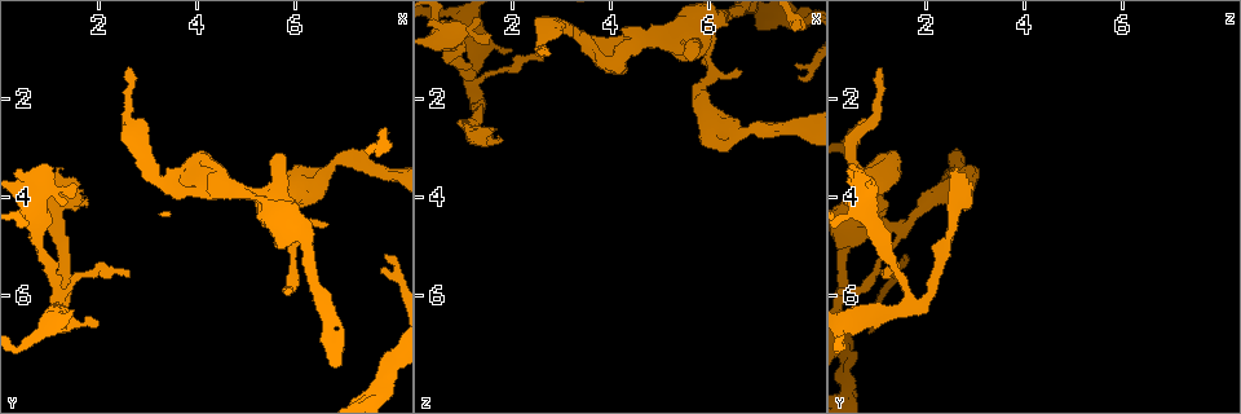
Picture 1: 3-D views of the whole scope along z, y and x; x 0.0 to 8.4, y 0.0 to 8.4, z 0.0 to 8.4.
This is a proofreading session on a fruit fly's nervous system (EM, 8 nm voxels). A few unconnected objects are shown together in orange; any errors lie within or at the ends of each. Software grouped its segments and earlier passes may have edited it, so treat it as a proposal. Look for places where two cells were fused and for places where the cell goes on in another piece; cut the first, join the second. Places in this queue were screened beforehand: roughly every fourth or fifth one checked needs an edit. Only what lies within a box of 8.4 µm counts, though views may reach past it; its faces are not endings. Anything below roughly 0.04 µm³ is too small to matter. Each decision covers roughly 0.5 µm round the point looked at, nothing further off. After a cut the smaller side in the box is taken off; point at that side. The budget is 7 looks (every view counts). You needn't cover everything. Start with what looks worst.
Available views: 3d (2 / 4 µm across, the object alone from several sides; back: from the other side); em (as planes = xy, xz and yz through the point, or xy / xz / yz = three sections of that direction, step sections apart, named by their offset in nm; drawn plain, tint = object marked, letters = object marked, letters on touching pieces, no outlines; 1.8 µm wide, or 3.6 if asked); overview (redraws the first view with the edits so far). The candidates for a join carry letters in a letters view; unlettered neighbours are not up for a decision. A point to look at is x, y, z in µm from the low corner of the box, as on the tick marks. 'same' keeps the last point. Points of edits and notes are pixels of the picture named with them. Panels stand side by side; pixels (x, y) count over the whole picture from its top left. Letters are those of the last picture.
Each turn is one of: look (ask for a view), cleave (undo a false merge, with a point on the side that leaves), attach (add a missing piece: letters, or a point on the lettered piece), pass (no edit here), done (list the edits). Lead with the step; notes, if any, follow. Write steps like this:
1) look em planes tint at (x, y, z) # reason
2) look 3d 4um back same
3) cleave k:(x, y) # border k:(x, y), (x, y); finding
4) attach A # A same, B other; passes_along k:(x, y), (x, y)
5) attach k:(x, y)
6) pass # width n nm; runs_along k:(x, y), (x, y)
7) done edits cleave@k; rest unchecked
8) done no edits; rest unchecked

look 3d 4um at (1.15, 3.45, 2.65) # an open end

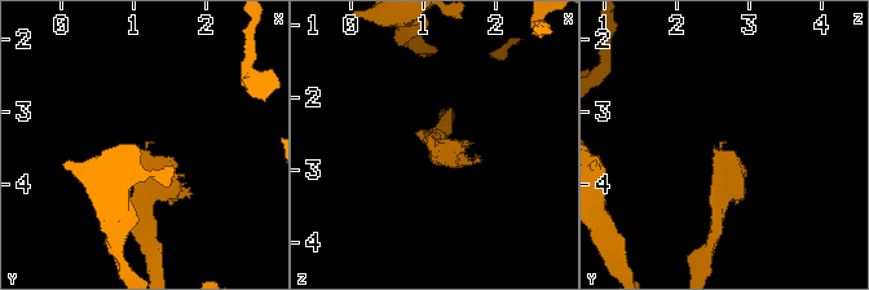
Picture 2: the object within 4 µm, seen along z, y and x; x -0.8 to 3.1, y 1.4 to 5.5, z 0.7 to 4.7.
look em planes letters at (1.15, 3.35, 2.65)

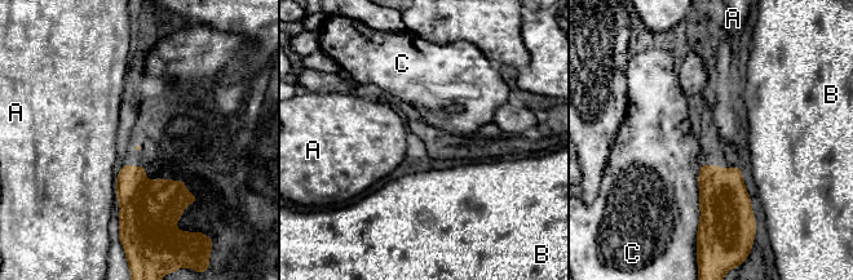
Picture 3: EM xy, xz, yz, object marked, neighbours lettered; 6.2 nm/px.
pass # A other, B other, C other; border 3:(701, 165), (698, 176), (698, 225); no lettered piece goes on from it

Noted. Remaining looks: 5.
look em planes letters at (2.55, 1.45, 1.05) # an open end

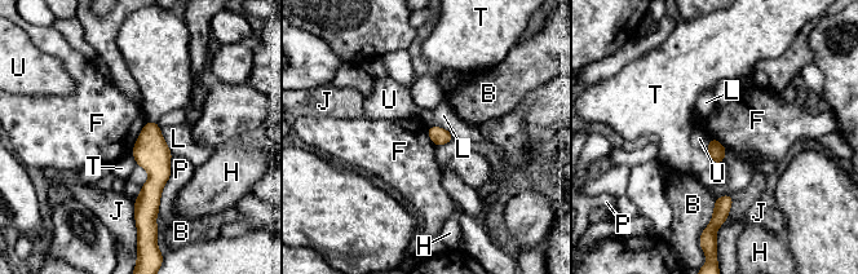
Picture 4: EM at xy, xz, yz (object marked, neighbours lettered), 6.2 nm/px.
pass # B other, F other, H other, J other, L other, P other, T other, U other; runs_along 4:(150, 124), (154, 185), (144, 212); no lettered piece goes on from it

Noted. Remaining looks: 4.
look 3d 4um at (4.65, 3.90, 0.80) # two arms in line, one across

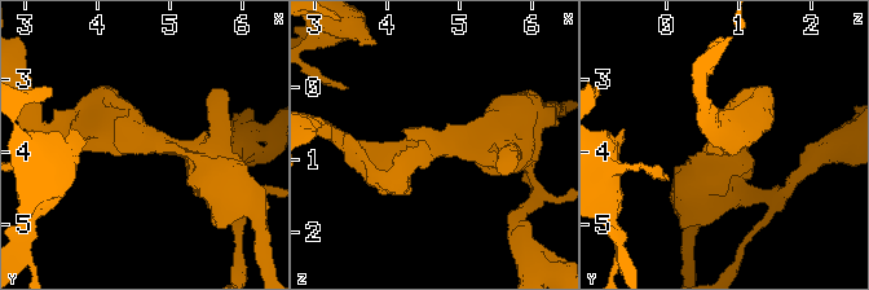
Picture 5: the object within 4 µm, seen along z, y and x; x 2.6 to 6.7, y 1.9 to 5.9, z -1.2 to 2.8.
look em planes tint at (4.70, 3.90, 0.80) # arms 3; arm_widths 190, 200, 260 nm

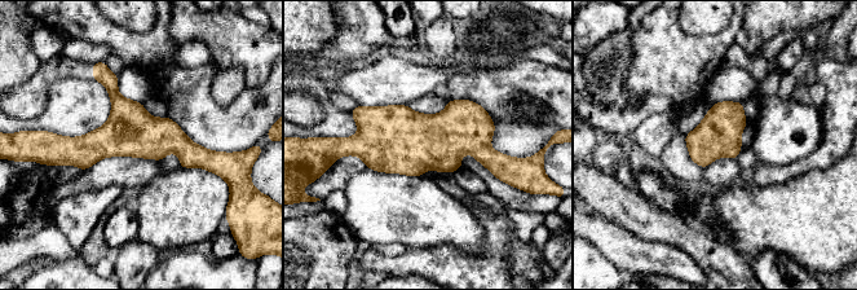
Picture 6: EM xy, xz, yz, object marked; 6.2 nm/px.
look em planes letters same

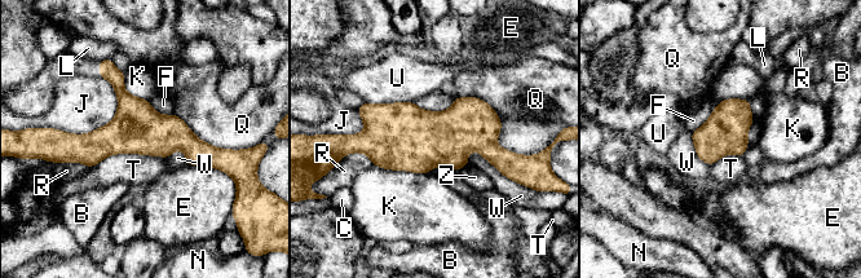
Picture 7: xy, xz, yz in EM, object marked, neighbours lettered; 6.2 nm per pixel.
pass # B other, C other, E other, F other, J other, K other, L other, N other, Q other, R other, T other, U other, W other, Z other; border 7:(167, 157), (109, 154), (88, 167); all the same cell

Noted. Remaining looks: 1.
done no edits; rest unchecked

